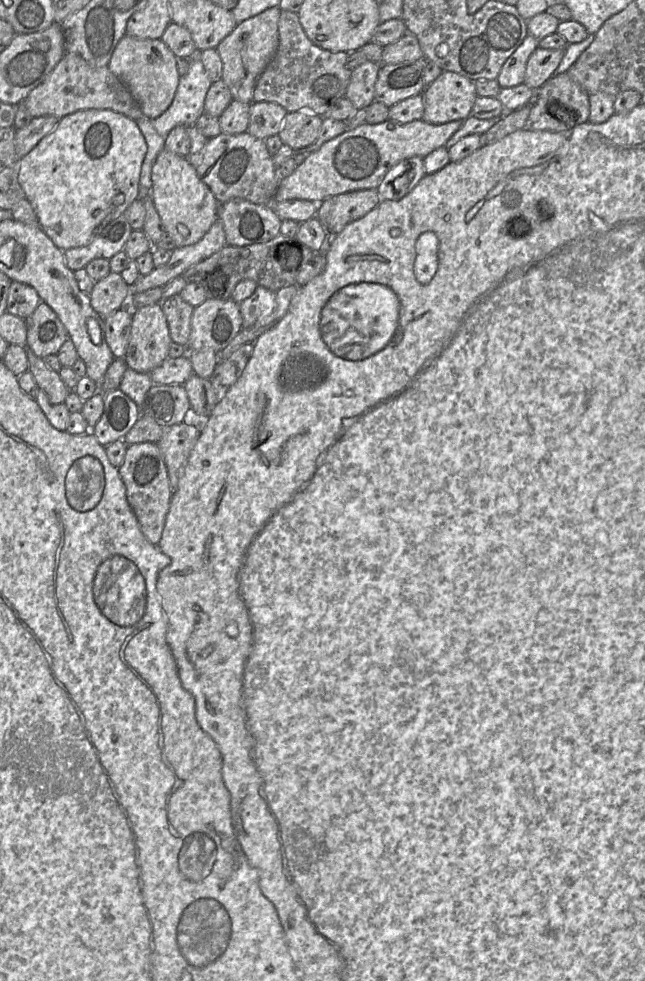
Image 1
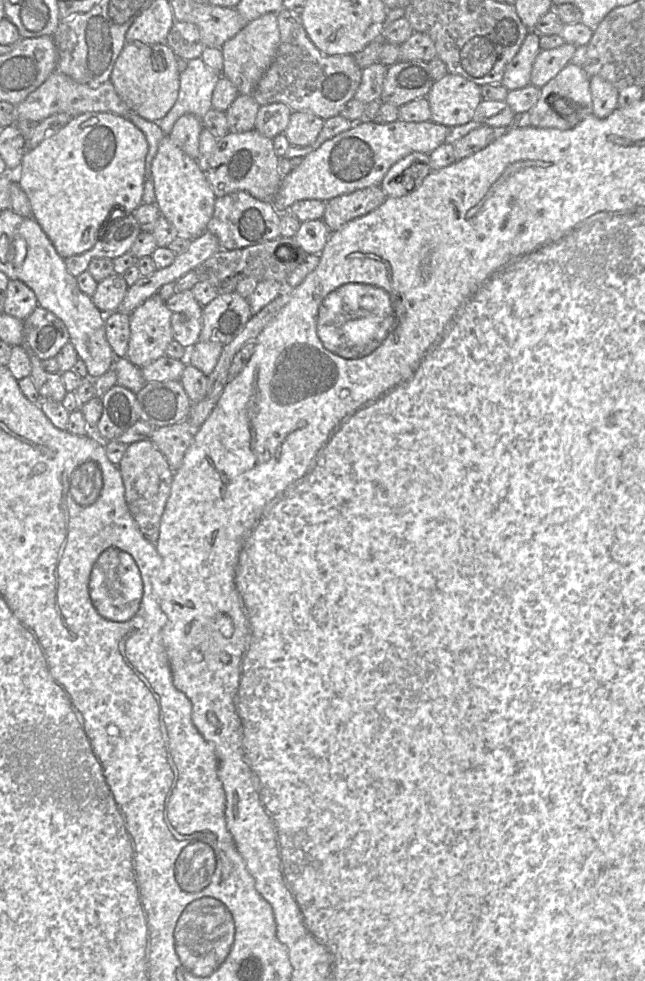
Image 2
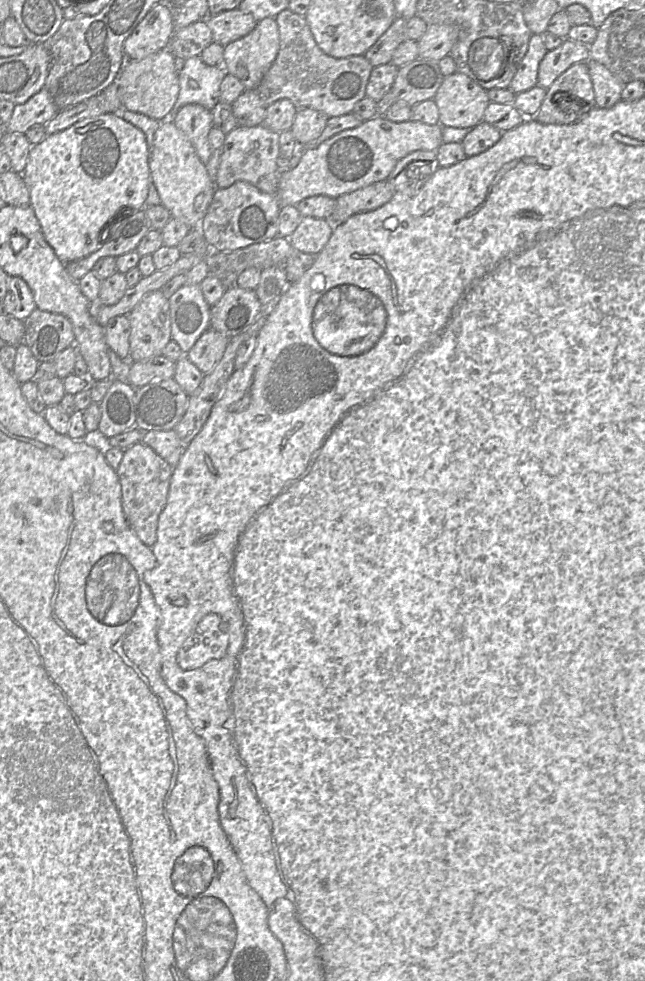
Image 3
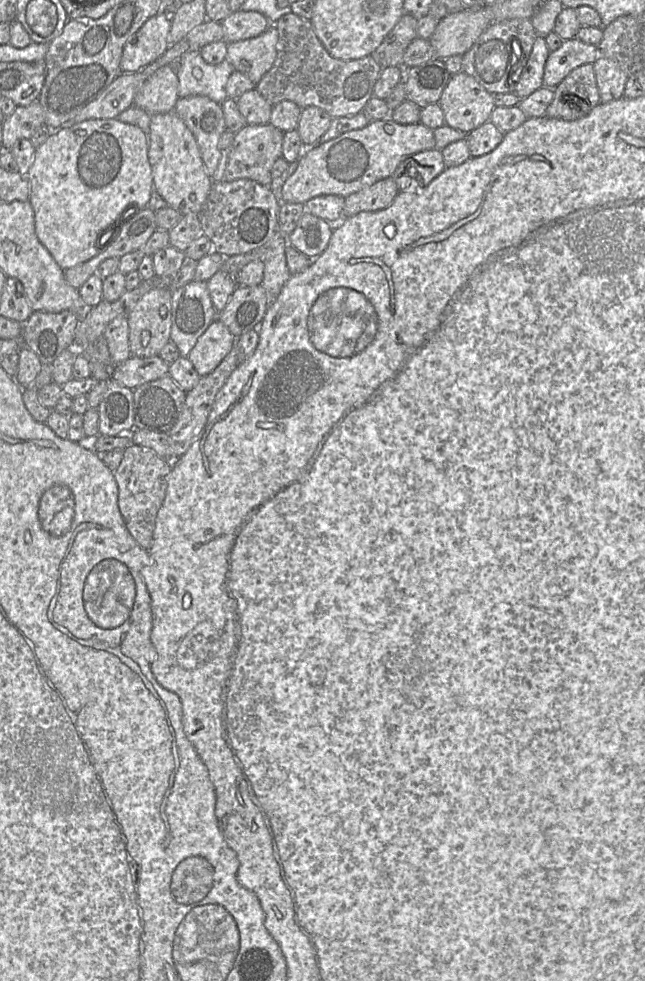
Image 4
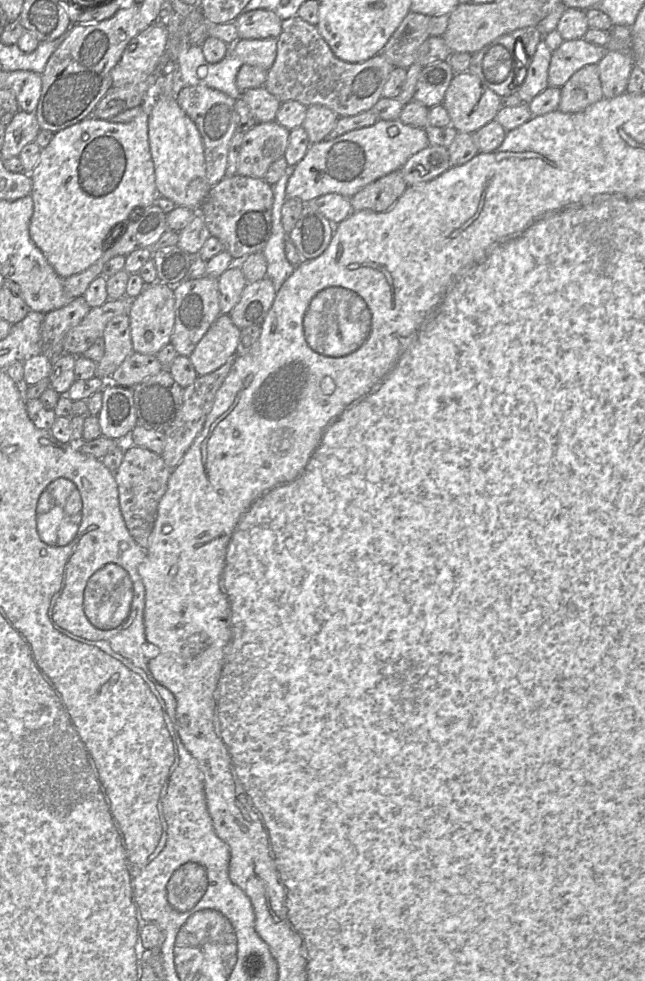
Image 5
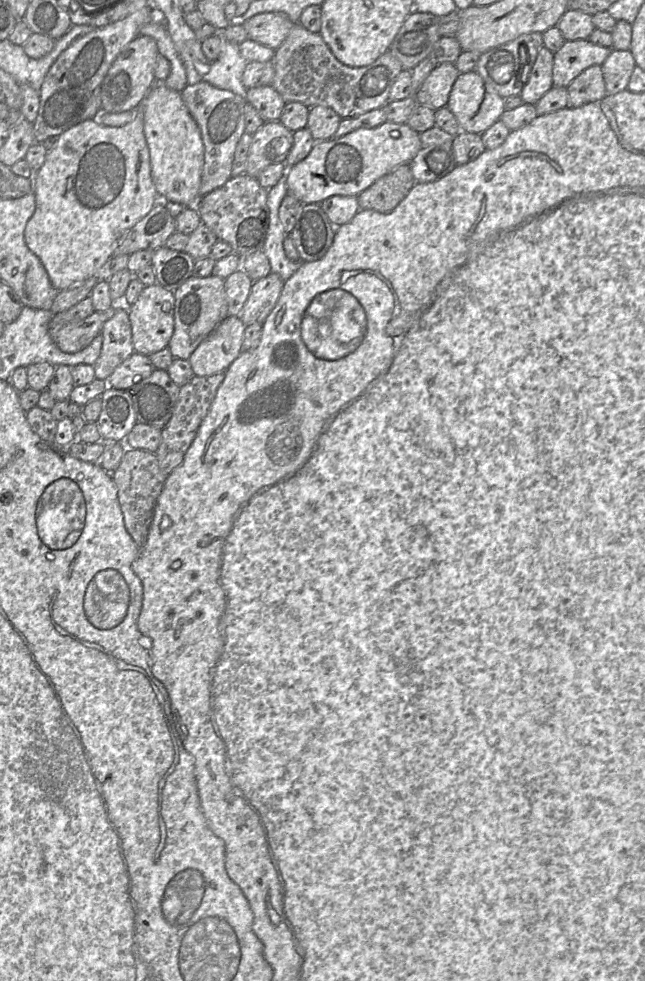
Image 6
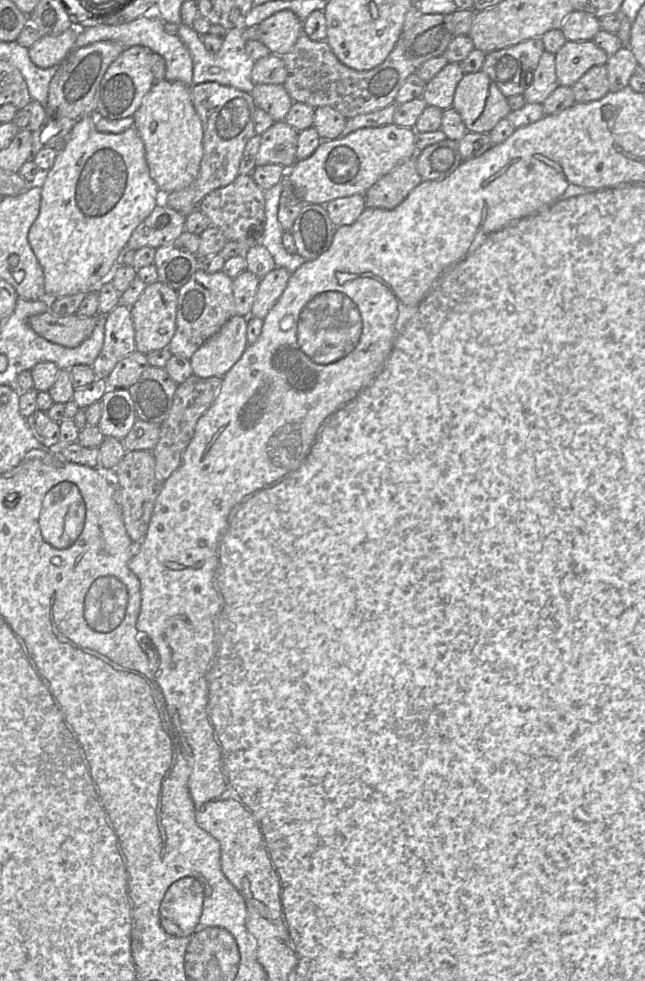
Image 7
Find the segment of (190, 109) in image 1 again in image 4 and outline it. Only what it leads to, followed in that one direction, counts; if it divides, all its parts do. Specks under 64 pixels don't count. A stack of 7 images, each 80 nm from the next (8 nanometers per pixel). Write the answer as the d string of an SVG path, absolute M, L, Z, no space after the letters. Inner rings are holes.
M189 50L180 57L180 62L180 68L176 72L180 98L205 96L220 105L228 98L226 83L235 71L228 60L225 59L217 65L210 65L203 60L200 50ZM195 67L202 70L201 79L194 77Z

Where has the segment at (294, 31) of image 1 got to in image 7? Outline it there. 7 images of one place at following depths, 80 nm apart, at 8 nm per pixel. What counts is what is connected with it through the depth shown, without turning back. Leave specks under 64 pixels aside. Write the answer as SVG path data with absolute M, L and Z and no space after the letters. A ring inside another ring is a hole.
M304 32L290 51L281 57L287 72L283 87L293 102L308 104L313 108L329 106L347 119L397 104L398 91L408 76L417 71L406 56L403 36L400 36L384 62L371 70L358 71L347 67L338 60L326 41L312 41Z

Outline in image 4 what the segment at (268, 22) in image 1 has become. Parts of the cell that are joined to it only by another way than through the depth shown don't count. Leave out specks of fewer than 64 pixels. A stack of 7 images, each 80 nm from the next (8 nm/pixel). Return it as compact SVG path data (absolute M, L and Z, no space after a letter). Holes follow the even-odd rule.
M270 24L256 37L227 43L226 60L257 85L274 64L277 41L276 26Z

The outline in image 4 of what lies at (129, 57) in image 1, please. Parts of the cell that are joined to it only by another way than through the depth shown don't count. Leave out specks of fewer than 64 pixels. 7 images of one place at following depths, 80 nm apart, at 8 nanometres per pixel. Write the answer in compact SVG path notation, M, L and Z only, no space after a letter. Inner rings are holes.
M170 65L160 67L135 94L133 106L150 115L172 112L178 96L178 78Z

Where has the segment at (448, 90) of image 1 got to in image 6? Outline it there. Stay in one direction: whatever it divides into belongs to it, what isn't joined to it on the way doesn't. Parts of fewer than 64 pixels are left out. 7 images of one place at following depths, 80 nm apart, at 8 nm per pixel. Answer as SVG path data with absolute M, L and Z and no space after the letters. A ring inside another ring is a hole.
M476 71L458 75L446 106L455 115L461 131L479 134L505 111L504 98L487 86Z

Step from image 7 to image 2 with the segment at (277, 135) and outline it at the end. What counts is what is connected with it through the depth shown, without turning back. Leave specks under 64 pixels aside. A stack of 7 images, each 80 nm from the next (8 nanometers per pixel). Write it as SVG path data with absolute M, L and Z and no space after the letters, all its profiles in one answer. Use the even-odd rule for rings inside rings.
M255 129L243 133L228 133L217 138L212 154L206 161L205 175L217 198L244 191L260 201L272 203L282 181L278 163L279 157L274 151L272 139Z

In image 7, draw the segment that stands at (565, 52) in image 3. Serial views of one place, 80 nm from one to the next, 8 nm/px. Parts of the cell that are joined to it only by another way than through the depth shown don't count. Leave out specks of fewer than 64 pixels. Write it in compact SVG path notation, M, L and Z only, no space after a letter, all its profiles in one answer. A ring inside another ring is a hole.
M593 40L566 41L555 53L557 82L572 87L590 68L606 64L608 58Z

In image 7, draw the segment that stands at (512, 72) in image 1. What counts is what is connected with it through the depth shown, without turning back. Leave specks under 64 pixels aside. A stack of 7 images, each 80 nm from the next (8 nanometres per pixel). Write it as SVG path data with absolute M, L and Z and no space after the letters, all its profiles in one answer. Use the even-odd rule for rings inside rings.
M544 51L533 72L531 83L522 94L526 103L542 104L558 86L555 54Z

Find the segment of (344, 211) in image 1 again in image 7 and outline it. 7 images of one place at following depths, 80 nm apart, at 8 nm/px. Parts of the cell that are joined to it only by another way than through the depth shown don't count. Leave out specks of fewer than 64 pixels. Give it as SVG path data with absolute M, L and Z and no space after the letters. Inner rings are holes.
M416 158L405 159L364 193L366 207L394 209L422 180Z

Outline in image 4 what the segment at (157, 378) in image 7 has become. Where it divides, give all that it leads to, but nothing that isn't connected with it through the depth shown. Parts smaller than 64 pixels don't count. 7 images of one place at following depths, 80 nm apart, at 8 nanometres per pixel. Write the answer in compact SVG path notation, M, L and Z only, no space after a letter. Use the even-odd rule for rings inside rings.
M169 375L133 389L134 430L169 433L181 414L186 393Z

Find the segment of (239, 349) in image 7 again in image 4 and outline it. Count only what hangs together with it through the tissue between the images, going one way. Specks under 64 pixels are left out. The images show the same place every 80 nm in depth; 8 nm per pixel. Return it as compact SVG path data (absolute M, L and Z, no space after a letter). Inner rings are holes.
M216 318L200 336L187 358L201 377L206 376L229 354L236 339L237 337Z

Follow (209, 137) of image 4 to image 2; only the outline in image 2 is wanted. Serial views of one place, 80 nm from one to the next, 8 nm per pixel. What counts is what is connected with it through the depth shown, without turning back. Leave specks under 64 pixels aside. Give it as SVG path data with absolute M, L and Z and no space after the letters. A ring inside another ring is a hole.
M185 114L175 122L169 137L184 153L198 161L199 137L202 130L201 119L192 114Z

